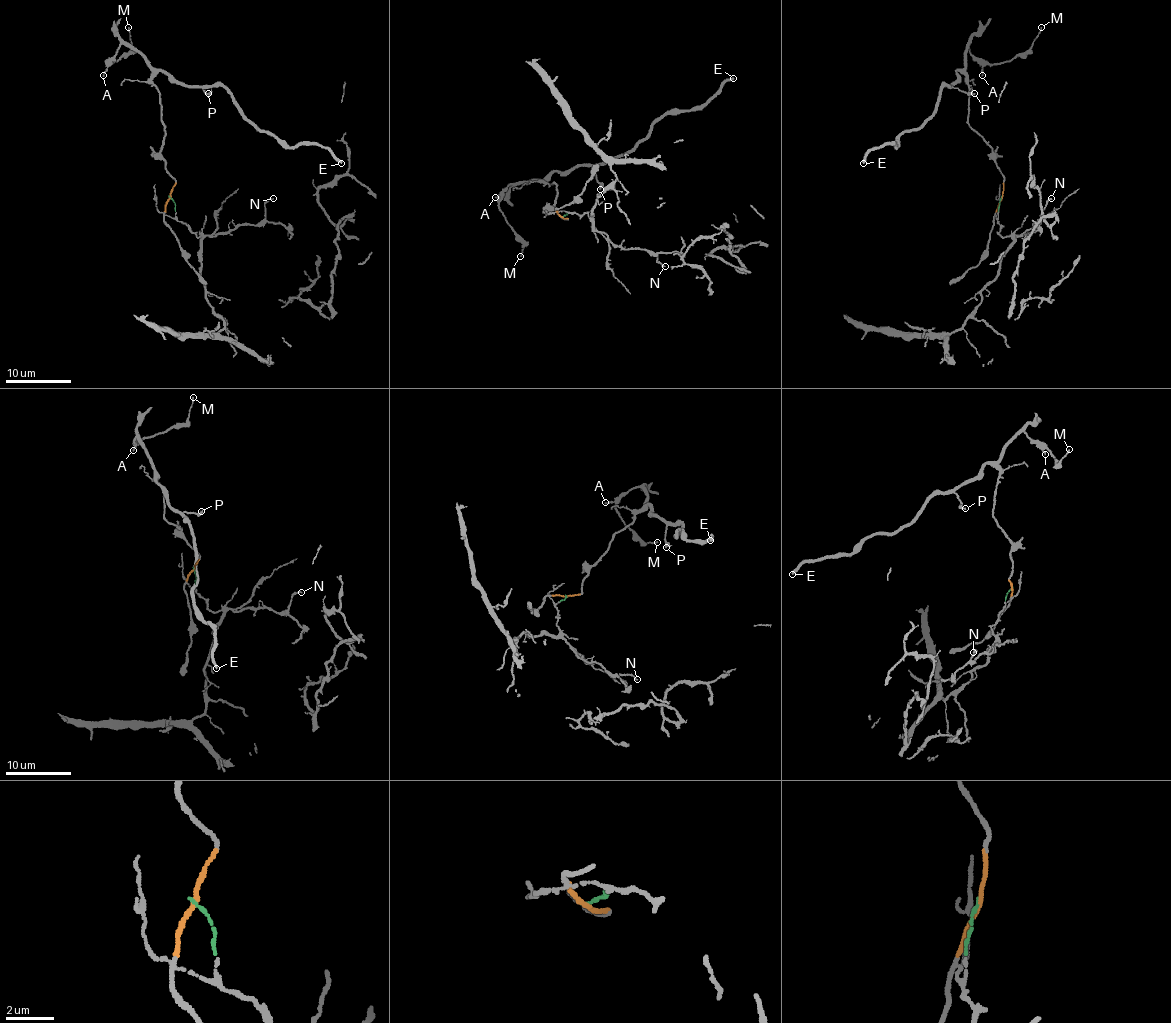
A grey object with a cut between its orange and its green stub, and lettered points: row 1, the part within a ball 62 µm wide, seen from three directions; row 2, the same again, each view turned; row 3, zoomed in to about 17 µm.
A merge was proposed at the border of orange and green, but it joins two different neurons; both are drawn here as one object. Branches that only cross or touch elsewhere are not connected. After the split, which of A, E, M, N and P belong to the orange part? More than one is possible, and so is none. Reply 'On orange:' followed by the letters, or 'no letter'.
On orange: A, E, M, P

